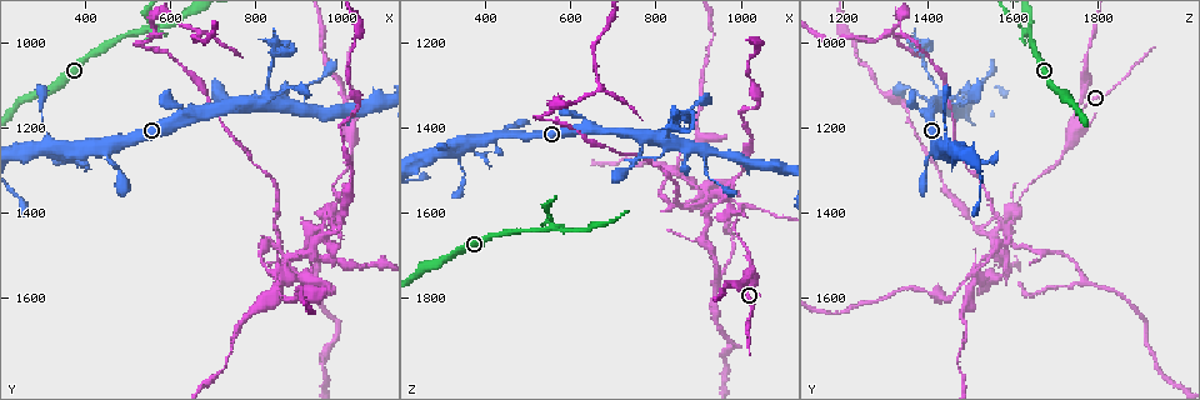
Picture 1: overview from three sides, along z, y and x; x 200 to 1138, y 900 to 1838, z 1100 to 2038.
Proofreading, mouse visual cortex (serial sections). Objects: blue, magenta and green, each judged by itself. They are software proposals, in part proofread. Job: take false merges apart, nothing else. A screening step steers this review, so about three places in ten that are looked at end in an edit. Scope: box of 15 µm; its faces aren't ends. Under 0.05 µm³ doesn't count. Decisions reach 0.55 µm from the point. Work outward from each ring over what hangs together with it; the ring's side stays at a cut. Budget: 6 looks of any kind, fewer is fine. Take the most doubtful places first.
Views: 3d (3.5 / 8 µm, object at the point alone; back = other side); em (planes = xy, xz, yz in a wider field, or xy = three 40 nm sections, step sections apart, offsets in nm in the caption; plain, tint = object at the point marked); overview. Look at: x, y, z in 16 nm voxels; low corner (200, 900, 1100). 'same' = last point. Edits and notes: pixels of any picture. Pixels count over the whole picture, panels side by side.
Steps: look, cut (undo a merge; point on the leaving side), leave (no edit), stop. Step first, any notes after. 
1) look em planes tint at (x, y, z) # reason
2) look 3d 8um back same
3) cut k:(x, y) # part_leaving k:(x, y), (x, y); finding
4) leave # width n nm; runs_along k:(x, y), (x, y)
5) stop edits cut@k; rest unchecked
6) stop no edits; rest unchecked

look 3d 3.5um at (555, 970, 1635) # three arms meet

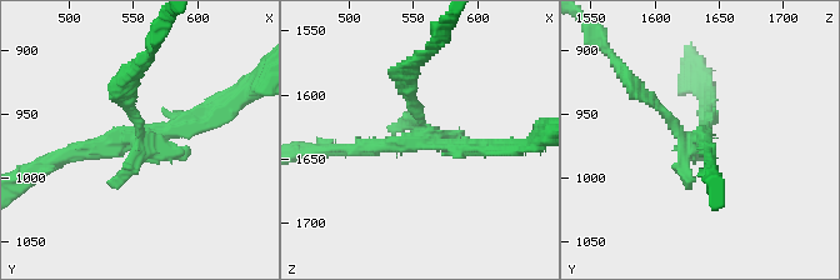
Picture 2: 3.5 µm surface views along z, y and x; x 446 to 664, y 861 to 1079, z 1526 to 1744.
cut 2:(411, 96) # part_leaving 2:(424, 129), (405, 68), (428, 51); two cells meet here

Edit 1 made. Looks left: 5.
look em xy step 2 tint at (1020, 1200, 1750) # abrupt turn

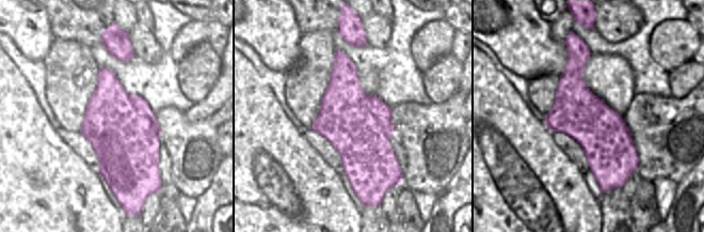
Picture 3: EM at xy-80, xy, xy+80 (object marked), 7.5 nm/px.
look 3d 3.5um same

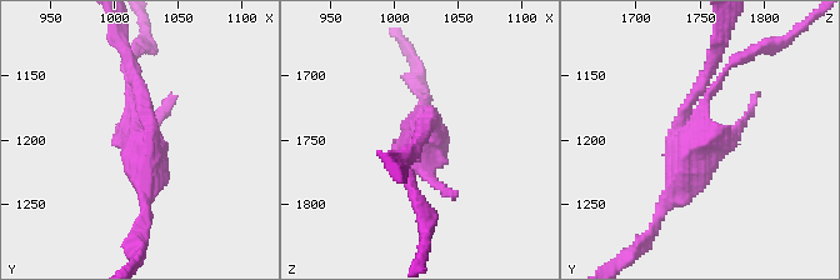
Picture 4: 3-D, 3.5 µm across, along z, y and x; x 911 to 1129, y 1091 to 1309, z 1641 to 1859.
cut 4:(719, 36) # part_leaving 4:(714, 73), (720, 34); two cells meet here

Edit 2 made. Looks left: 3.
look overview

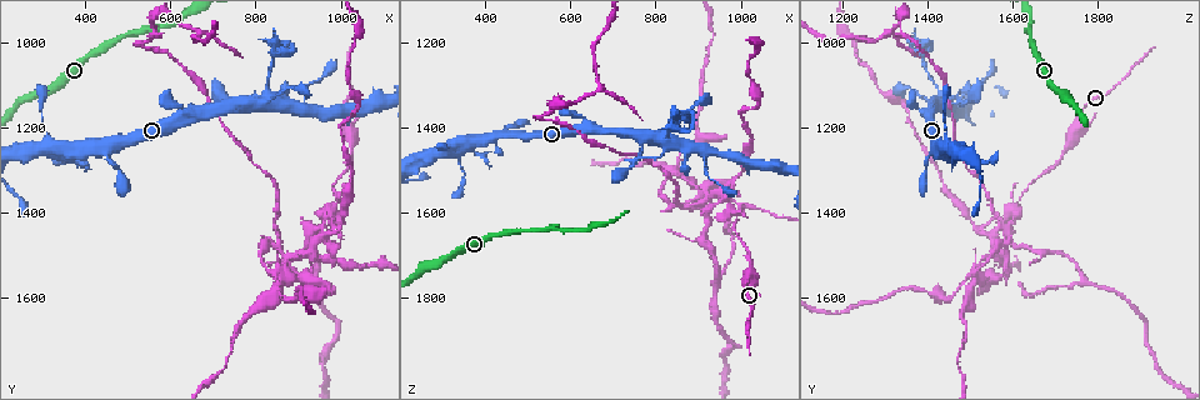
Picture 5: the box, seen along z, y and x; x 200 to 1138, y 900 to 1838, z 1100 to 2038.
look 3d 8um at (980, 1395, 1595) # a fork

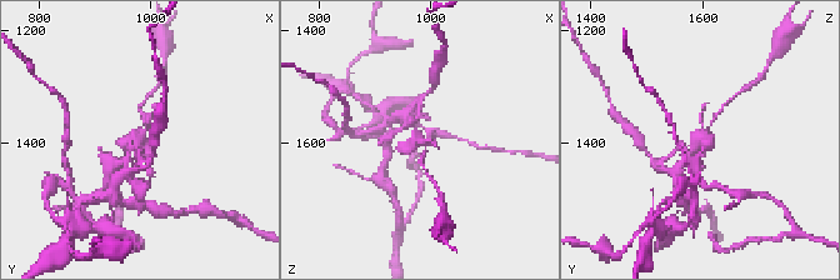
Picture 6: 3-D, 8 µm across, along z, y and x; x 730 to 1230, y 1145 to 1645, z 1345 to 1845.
look em xy step 3 tint at (975, 1395, 1595) # need the tissue

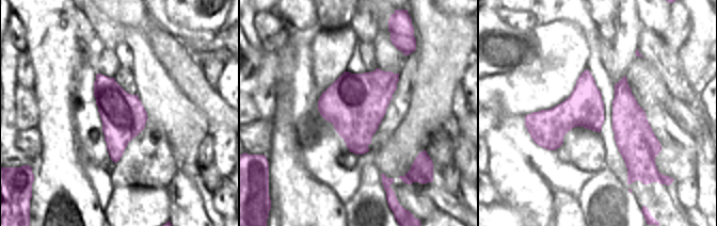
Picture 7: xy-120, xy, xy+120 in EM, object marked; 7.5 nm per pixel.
cut 6:(415, 123) # part_leaving 6:(423, 141), (404, 116); two cells meet here

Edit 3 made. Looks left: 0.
stop edits cut@2, cut@4, cut@6; rest unchecked

